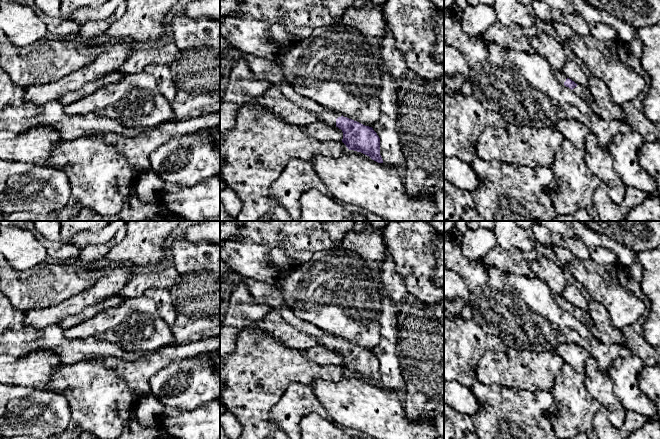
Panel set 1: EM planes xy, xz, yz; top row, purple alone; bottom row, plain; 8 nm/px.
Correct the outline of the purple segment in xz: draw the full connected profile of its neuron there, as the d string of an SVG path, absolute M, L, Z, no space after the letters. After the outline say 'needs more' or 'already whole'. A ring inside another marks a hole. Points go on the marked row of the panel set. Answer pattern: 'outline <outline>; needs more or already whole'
outline M220 35L220 60L224 55L231 57L233 67L239 59L244 57L255 79L268 81L271 86L277 87L286 99L314 114L317 117L317 121L322 121L328 126L336 126L341 129L343 132L342 142L349 150L361 152L369 156L372 160L383 163L380 155L380 138L372 127L349 119L297 93L294 87L285 80L279 63L265 57L244 54L233 48L230 43Z; needs more

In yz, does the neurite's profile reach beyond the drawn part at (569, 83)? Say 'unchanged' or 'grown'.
grown

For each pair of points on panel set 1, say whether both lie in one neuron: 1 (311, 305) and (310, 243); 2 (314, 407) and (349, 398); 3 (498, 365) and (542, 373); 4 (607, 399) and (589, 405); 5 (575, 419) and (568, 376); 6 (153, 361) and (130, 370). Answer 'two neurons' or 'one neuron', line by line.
1: two neurons
2: two neurons
3: one neuron
4: two neurons
5: one neuron
6: one neuron

